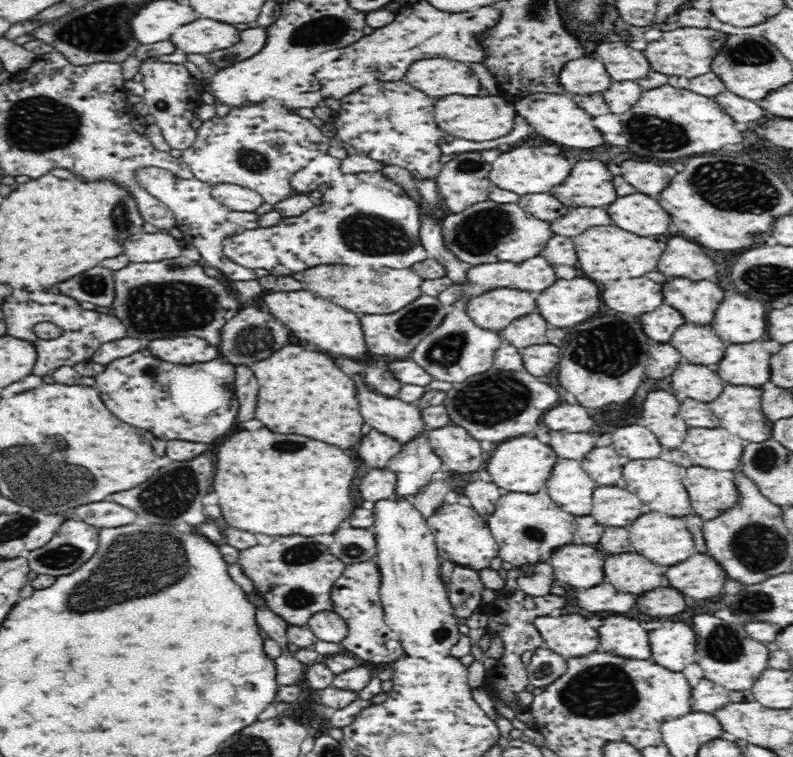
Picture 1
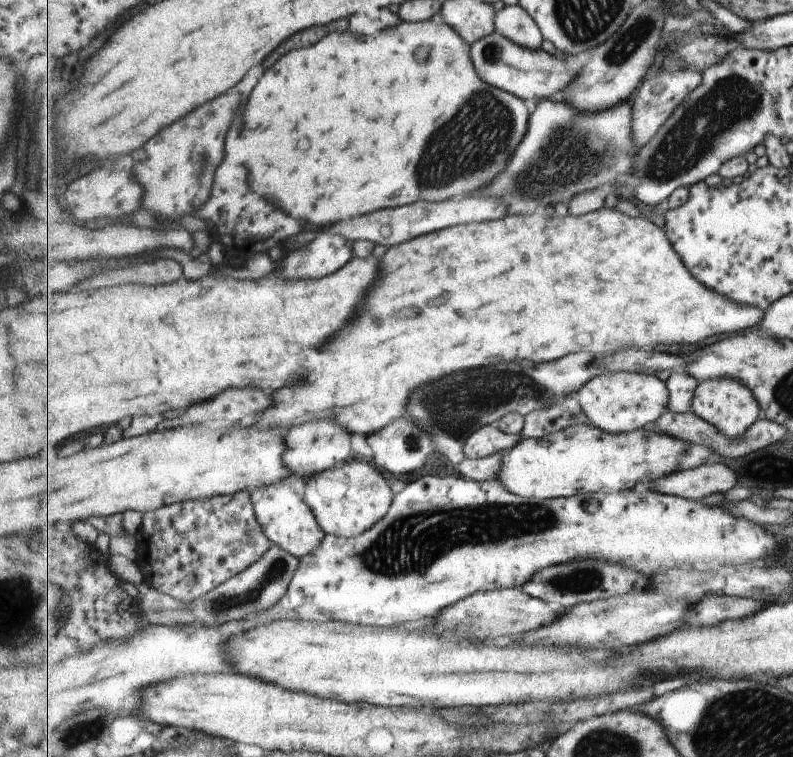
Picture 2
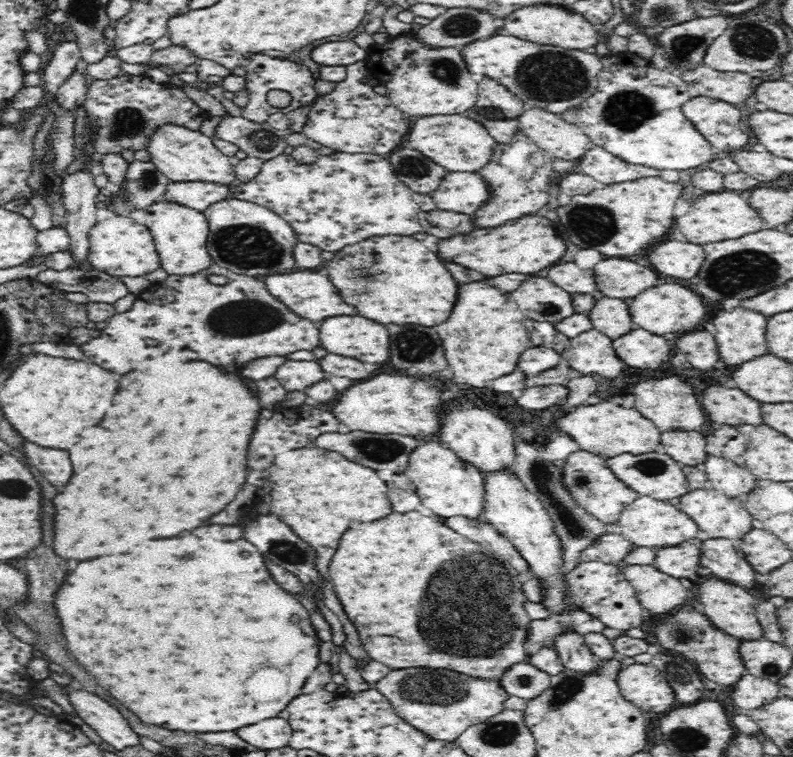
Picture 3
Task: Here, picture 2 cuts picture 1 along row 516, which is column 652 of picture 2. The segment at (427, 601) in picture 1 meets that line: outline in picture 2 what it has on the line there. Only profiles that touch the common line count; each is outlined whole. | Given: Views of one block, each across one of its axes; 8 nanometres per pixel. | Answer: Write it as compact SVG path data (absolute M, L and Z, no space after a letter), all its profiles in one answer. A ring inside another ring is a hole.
M607 371L591 379L575 394L591 424L610 433L630 433L645 429L669 410L670 392L666 381L657 375L637 371Z

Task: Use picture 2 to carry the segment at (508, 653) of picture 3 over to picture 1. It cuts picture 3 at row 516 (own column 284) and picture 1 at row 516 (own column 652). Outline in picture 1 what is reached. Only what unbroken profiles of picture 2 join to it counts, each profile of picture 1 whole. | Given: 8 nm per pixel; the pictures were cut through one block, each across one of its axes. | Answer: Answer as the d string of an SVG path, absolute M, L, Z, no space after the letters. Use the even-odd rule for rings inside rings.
M244 430L230 436L220 446L212 487L220 496L221 517L228 526L268 536L324 536L334 534L338 526L354 512L354 502L350 498L354 472L354 460L334 446L310 442L310 438L278 436L268 430Z

